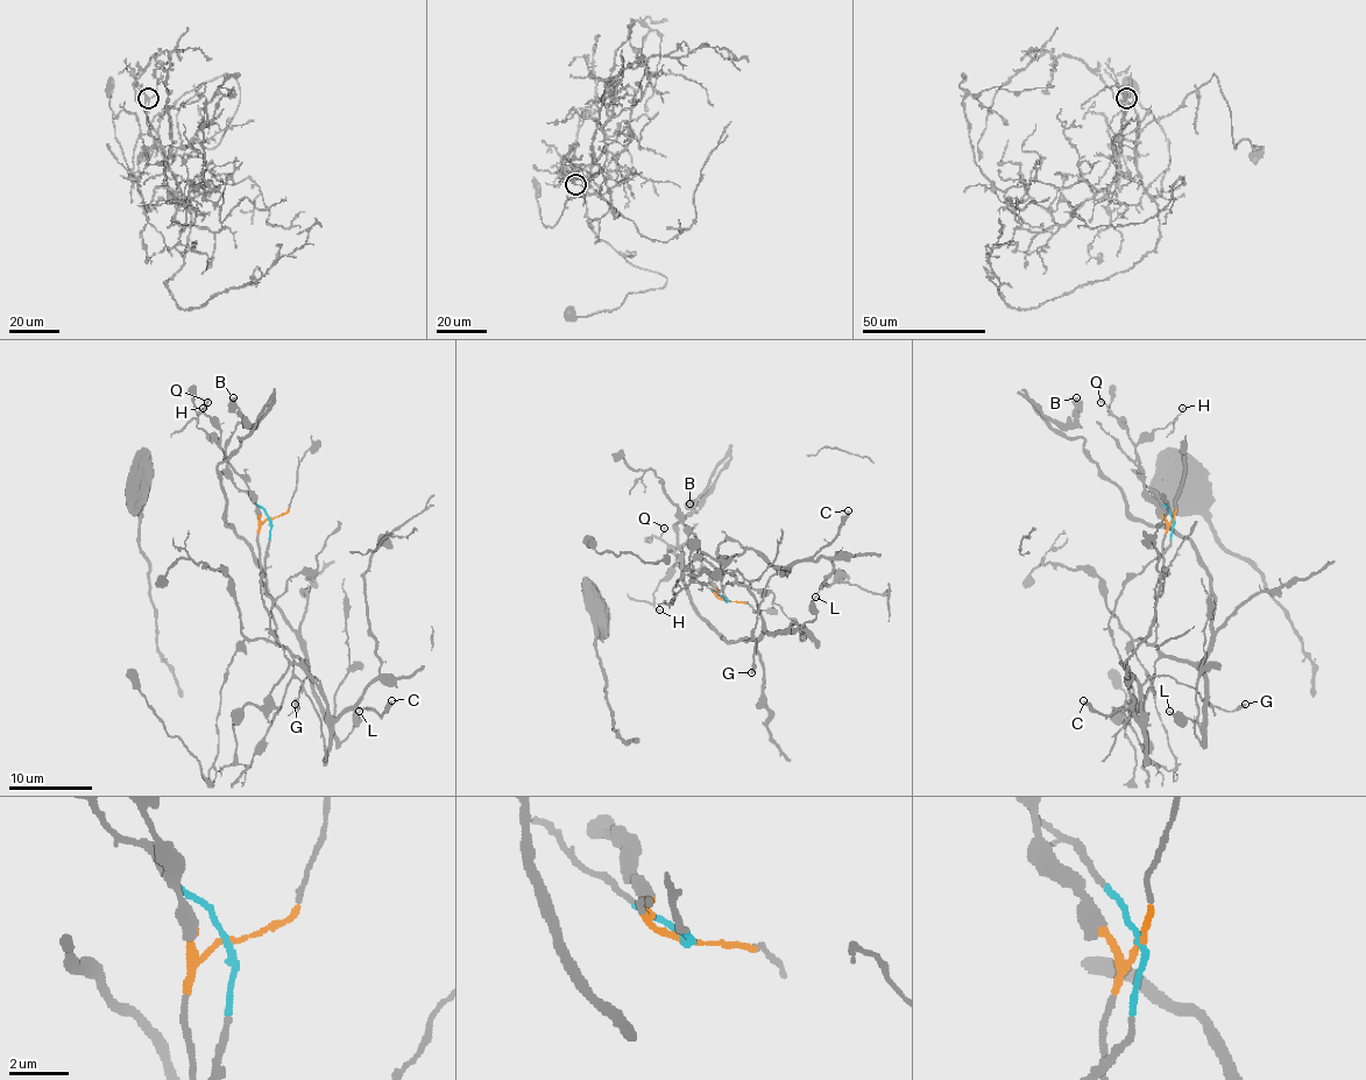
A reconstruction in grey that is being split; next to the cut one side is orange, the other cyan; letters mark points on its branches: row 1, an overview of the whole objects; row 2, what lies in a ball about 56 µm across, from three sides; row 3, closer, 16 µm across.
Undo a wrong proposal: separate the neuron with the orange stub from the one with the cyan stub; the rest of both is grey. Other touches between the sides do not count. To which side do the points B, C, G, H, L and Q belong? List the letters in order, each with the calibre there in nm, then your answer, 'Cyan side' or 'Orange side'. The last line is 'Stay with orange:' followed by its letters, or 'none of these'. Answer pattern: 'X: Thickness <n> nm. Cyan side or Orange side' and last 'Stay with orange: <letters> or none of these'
B: Thickness 600 nm. Orange side
C: Thickness 320 nm. Cyan side
G: Thickness 340 nm. Cyan side
H: Thickness 120 nm. Orange side
L: Thickness 200 nm. Orange side
Q: Thickness 180 nm. Orange side
Stay with orange: B, H, L, Q

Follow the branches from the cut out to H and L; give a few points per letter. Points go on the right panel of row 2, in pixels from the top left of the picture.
H: (1173, 517), (1168, 522), (1147, 494), (1136, 446), (1166, 426), (1183, 408)
L: (1173, 517), (1155, 600), (1155, 647), (1203, 677), (1205, 738), (1202, 742), (1189, 719), (1168, 711)

